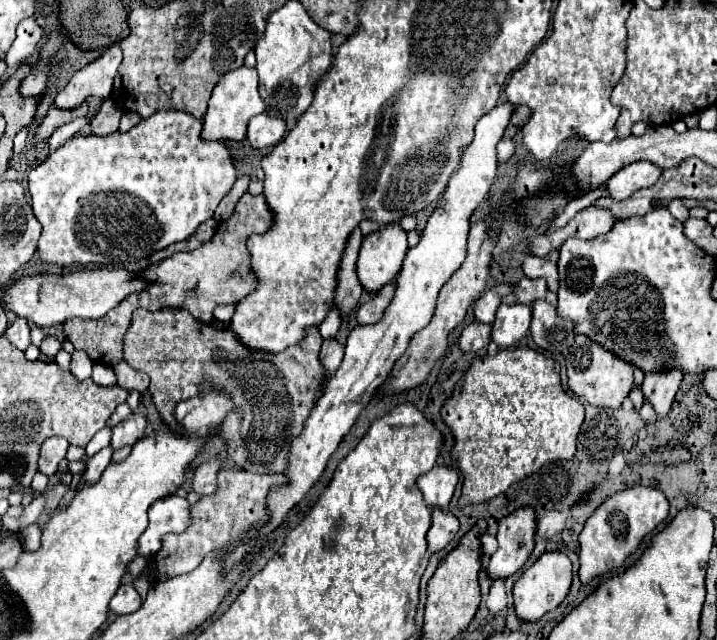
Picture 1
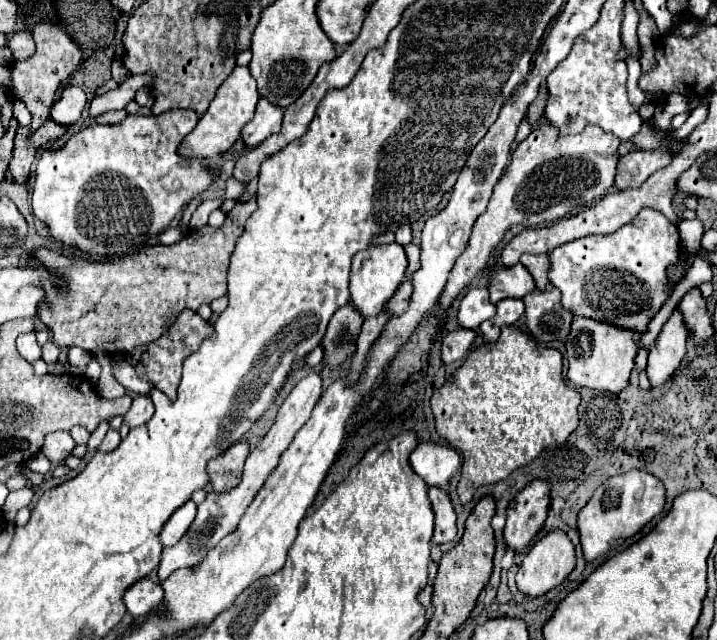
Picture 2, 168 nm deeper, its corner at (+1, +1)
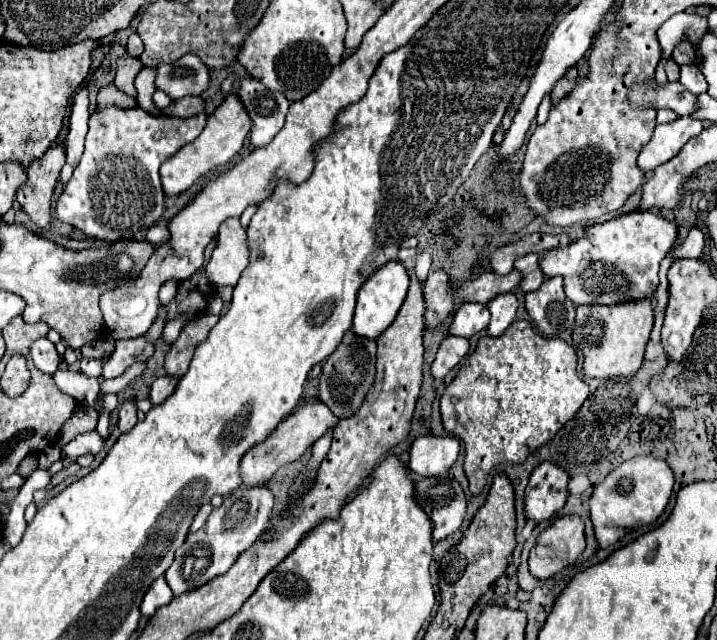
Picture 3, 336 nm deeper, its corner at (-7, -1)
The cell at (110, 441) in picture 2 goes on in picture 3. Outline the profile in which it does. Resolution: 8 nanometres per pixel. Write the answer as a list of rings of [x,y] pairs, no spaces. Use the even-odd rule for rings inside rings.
[[[126,400],[126,402],[120,406],[118,414],[120,414],[120,420],[118,420],[118,430],[120,430],[120,434],[130,432],[130,430],[134,428],[134,424],[136,424],[136,408],[134,408],[134,400]]]

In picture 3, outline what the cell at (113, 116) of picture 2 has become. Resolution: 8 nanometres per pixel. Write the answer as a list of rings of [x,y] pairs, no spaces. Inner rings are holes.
[[[108,84],[104,86],[100,92],[98,92],[98,108],[104,108],[104,106],[120,106],[120,108],[134,108],[136,106],[136,98],[132,96],[126,96],[122,94],[114,84]]]

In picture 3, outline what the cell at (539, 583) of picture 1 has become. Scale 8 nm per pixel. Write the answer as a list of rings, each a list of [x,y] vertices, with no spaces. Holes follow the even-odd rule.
[[[578,516],[558,518],[550,528],[542,530],[536,546],[530,550],[530,574],[548,580],[572,566],[586,548],[584,524]]]

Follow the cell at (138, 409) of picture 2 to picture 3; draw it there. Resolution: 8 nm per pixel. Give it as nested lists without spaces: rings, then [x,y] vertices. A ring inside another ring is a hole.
[[[172,376],[156,378],[154,384],[150,386],[150,396],[148,396],[152,406],[158,406],[160,402],[164,402],[176,390],[176,384],[178,384],[178,378],[172,378]]]

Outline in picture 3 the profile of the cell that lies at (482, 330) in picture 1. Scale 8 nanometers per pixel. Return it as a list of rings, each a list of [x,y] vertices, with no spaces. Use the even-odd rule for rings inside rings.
[[[448,336],[444,338],[444,342],[438,348],[438,354],[432,362],[432,374],[436,380],[444,378],[470,350],[470,342],[468,338],[460,338],[460,336]]]

